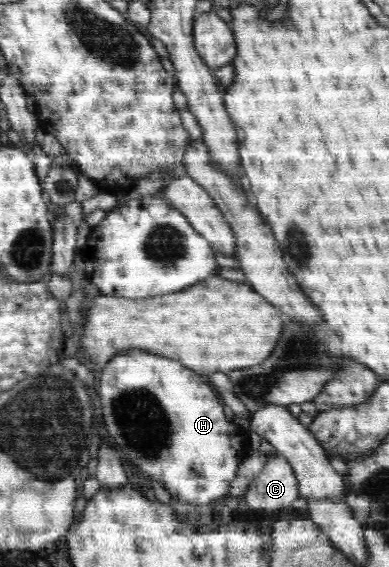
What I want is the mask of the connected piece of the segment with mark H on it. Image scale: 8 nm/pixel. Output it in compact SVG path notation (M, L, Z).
M130 349L117 353L101 369L97 375L96 389L100 395L104 423L116 447L122 449L124 455L142 472L160 481L172 499L195 507L208 507L228 495L238 465L244 461L242 455L248 449L248 435L244 432L246 427L243 427L242 435L238 435L240 429L226 421L218 395L202 375L186 369L178 361L160 357L160 354Z

